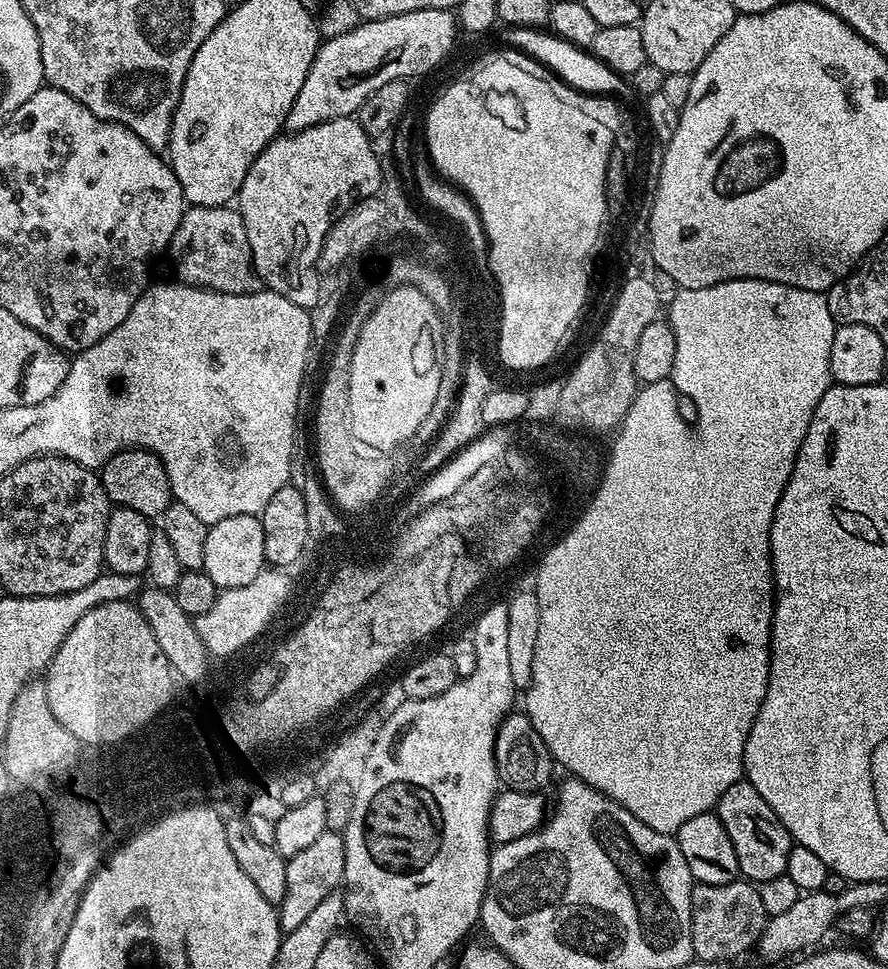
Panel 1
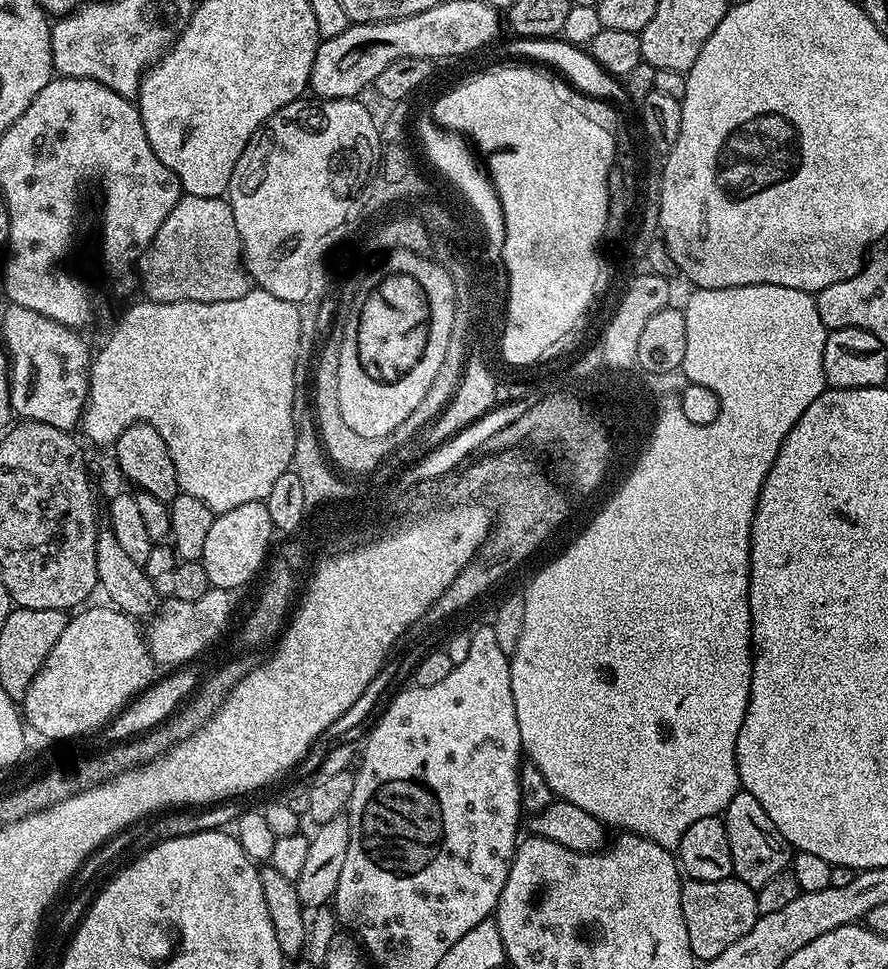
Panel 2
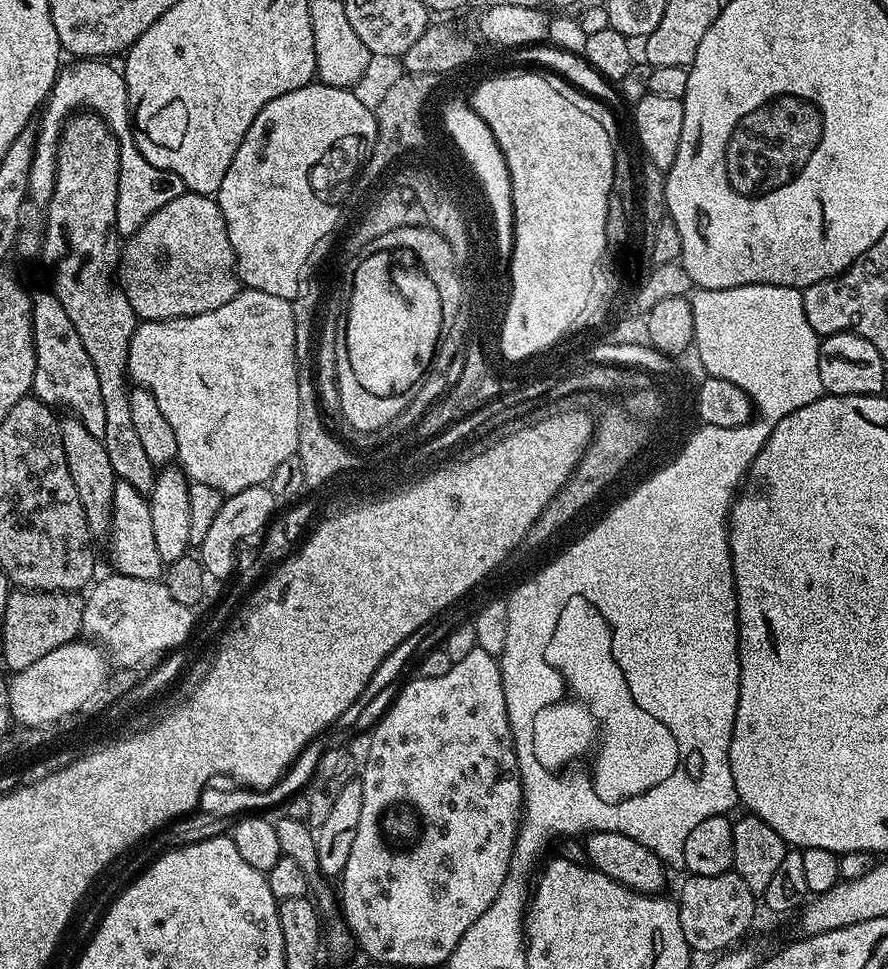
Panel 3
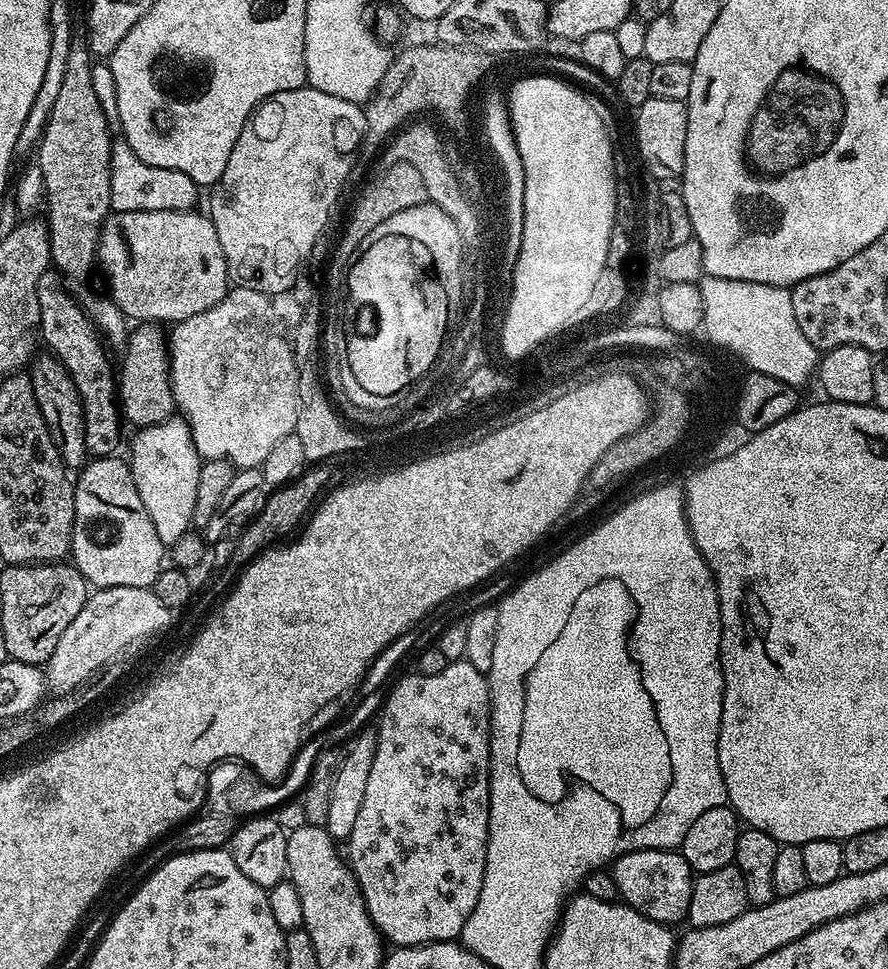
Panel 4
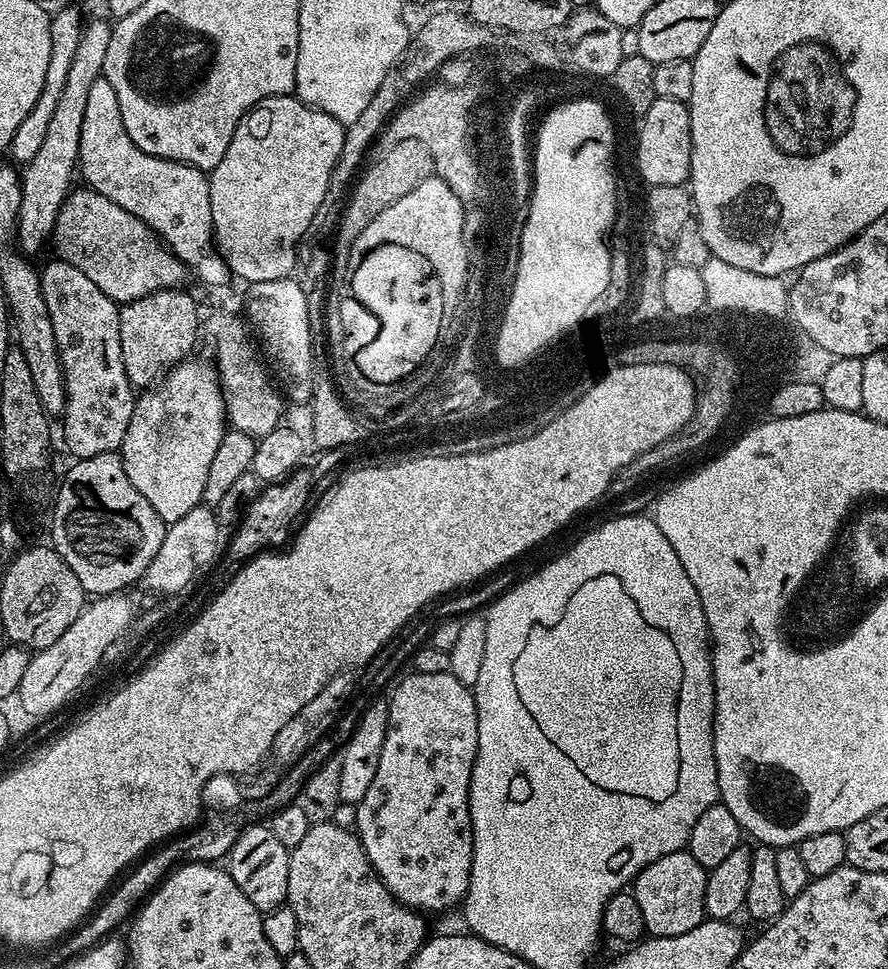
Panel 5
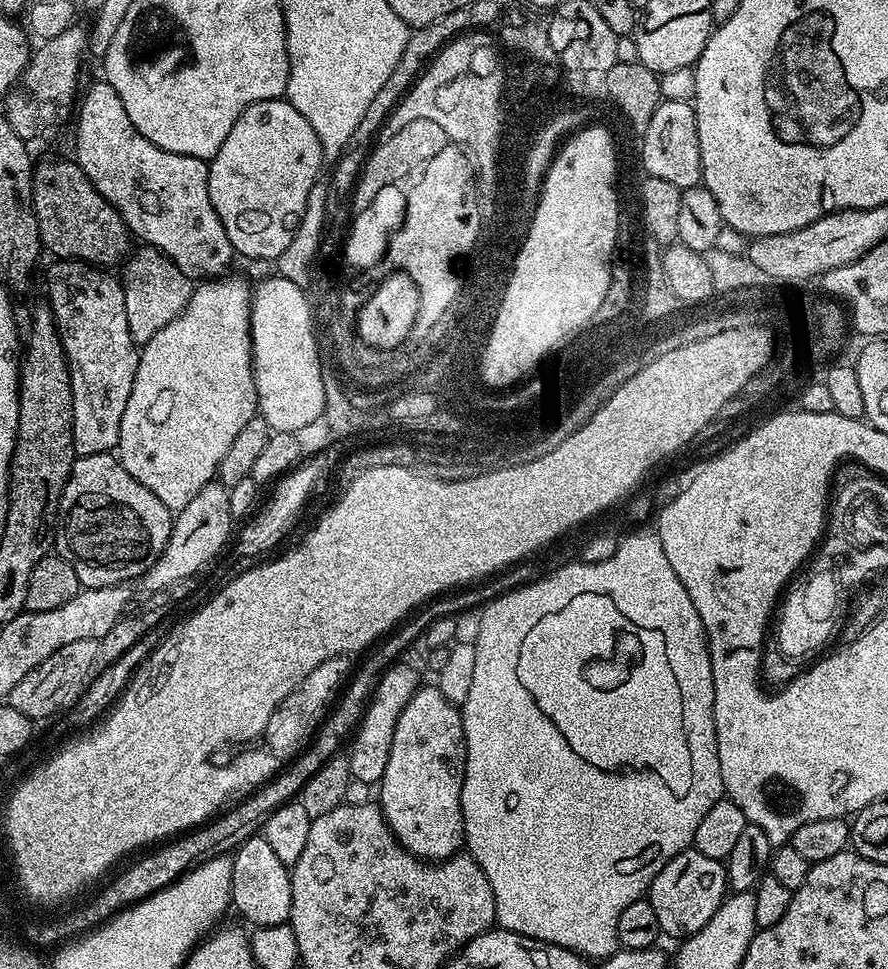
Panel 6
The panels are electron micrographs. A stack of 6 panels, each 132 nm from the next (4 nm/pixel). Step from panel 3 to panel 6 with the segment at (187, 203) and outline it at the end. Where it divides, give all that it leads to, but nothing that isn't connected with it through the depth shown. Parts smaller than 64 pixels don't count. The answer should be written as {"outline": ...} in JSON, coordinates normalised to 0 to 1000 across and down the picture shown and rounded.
{"outline":[[[84,164],[77,165],[50,165],[39,170],[36,180],[36,216],[43,229],[45,238],[45,250],[51,257],[60,260],[60,265],[70,268],[92,268],[97,272],[109,275],[126,275],[122,272],[134,273],[136,269],[145,263],[144,248],[146,240],[140,232],[140,226],[132,221],[110,200],[110,196],[97,184],[97,180],[90,174]]]}

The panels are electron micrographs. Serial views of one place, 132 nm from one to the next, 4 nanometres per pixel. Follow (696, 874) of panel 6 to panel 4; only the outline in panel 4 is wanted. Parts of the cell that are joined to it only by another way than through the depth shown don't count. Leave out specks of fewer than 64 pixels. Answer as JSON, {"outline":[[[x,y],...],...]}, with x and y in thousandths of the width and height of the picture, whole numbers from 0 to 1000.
{"outline":[[[751,875],[714,877],[689,889],[687,899],[698,920],[697,928],[718,939],[718,943],[753,956],[761,956],[774,946],[782,901],[769,879]]]}

